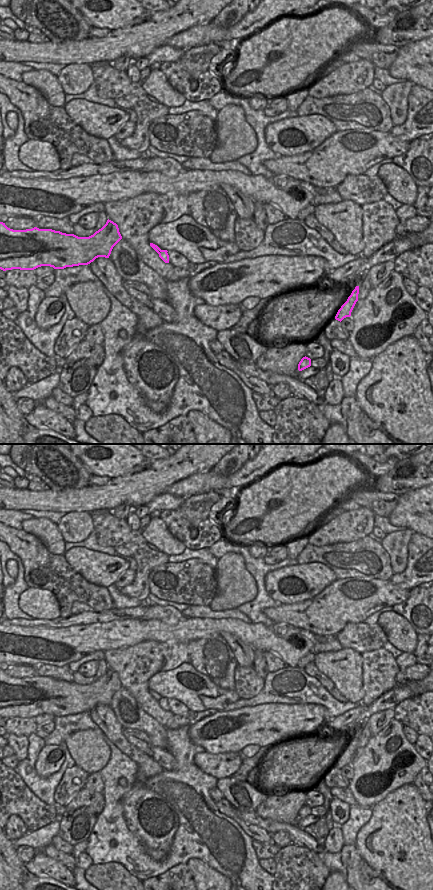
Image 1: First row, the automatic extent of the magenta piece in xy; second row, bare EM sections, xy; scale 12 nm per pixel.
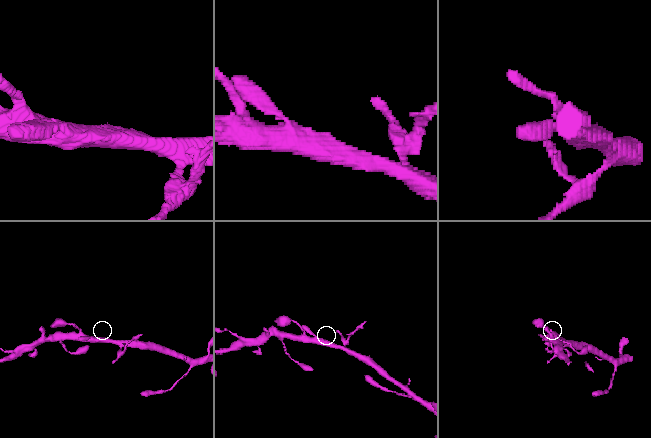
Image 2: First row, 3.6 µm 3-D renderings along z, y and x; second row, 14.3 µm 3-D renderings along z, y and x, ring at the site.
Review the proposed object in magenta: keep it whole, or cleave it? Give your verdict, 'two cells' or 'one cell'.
two cells

